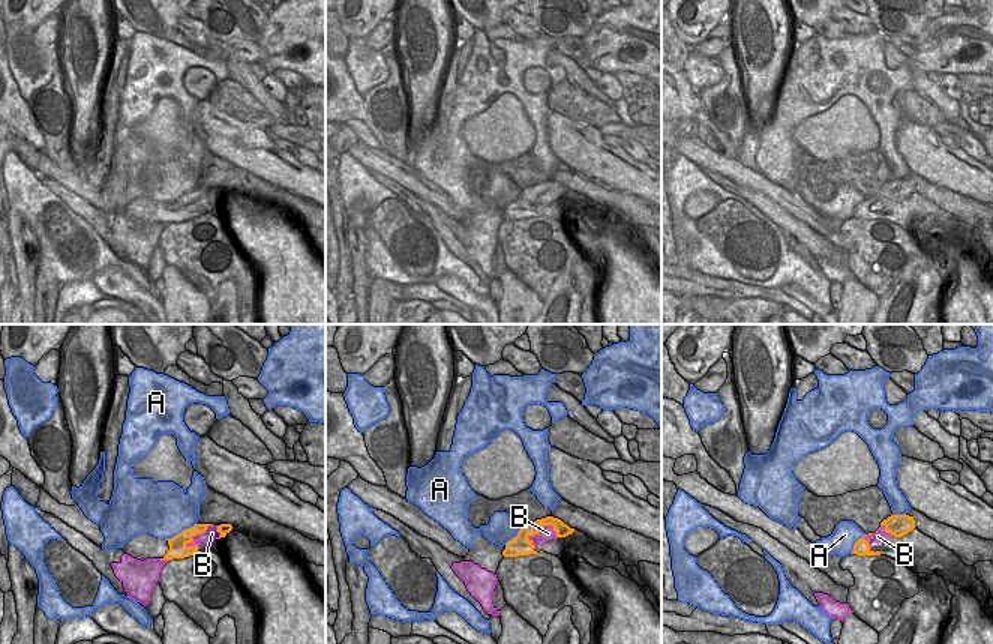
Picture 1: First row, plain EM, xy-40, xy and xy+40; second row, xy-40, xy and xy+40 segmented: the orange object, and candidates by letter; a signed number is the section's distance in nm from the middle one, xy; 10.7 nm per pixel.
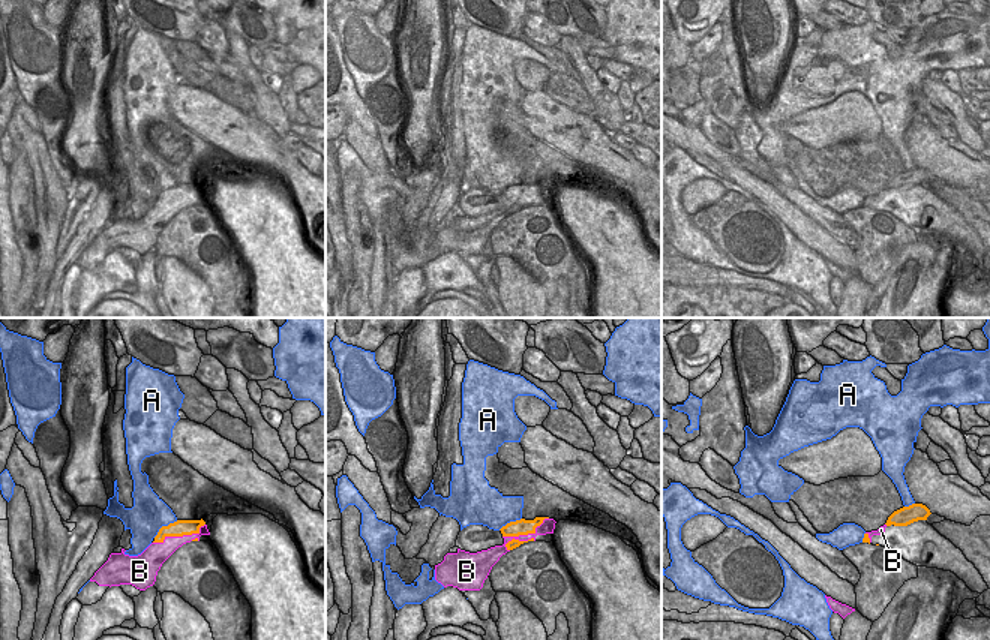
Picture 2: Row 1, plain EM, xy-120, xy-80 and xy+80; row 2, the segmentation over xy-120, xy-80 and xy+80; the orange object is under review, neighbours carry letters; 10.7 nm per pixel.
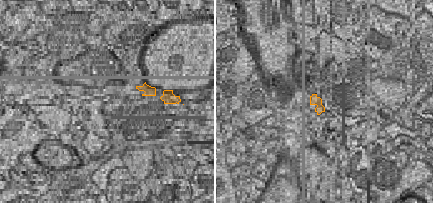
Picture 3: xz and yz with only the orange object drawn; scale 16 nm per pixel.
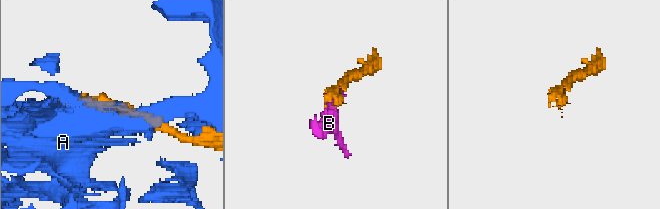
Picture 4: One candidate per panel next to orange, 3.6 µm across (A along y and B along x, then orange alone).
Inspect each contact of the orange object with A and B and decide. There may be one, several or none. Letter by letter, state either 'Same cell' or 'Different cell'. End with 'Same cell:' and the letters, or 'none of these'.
A: Different cell
B: Same cell
Same cell: B

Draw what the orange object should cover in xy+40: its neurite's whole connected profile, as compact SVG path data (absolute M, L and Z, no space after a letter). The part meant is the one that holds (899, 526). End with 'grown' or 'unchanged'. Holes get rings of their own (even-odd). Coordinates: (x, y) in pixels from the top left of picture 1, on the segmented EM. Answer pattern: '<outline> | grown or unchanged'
M891 515L880 522L874 533L864 534L854 545L852 554L856 555L880 555L880 551L873 551L873 542L882 542L886 536L902 537L915 528L915 519L909 515Z | grown

